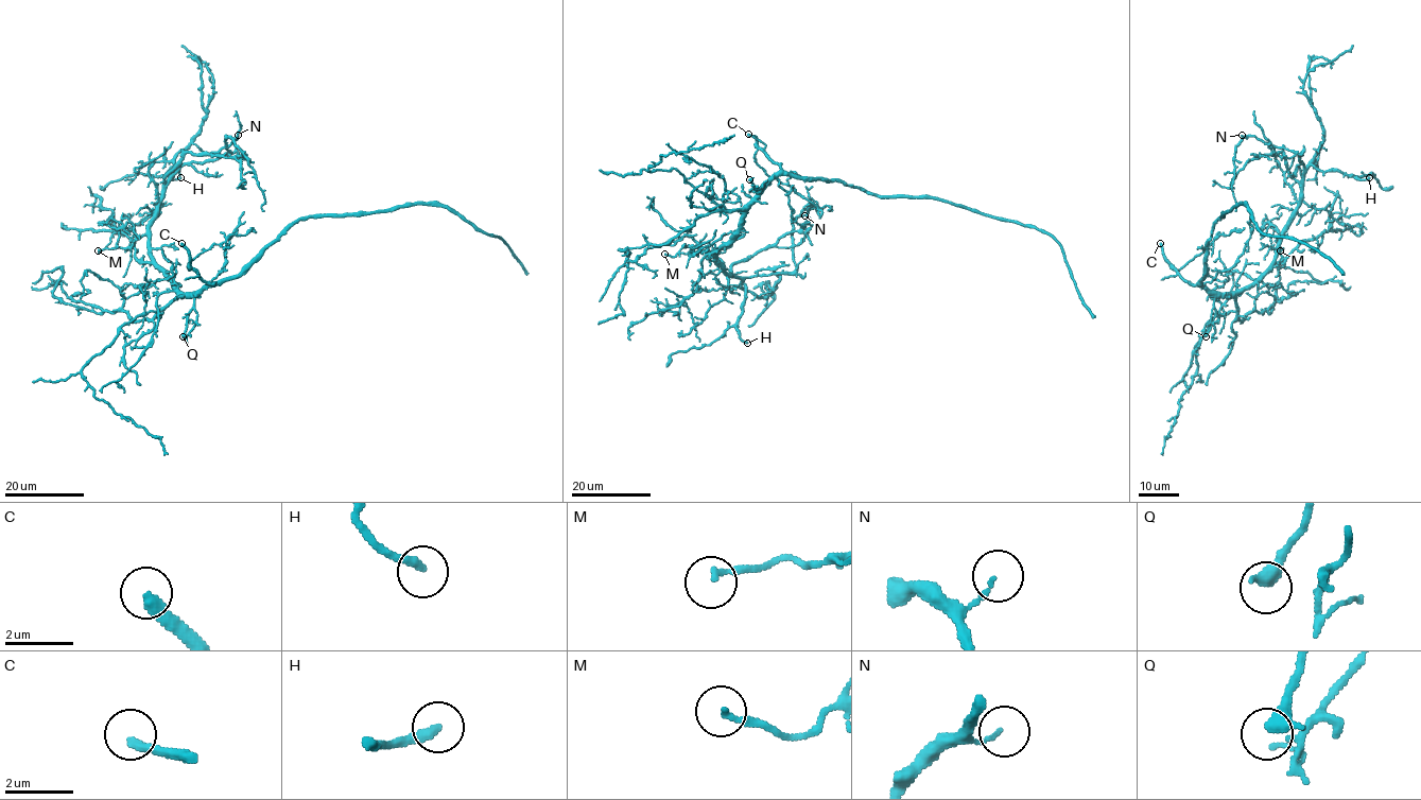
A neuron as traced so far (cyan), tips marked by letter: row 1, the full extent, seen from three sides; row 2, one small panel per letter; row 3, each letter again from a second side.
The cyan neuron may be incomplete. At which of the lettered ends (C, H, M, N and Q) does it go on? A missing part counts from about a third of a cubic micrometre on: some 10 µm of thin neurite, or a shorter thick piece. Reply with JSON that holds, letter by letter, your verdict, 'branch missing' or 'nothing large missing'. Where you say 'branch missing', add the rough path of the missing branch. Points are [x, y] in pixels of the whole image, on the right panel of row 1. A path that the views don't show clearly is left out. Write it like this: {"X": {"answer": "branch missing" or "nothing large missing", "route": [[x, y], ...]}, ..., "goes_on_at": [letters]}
{"C": {"answer": "branch missing"}, "H": {"answer": "nothing large missing"}, "M": {"answer": "nothing large missing"}, "N": {"answer": "nothing large missing"}, "Q": {"answer": "branch missing"}, "goes_on_at": ["C", "Q"]}

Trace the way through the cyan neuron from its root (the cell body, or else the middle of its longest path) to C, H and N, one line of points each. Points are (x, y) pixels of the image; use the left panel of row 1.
C: (220, 280), (214, 284), (207, 283), (191, 265), (189, 251), (182, 243)
H: (220, 280), (201, 292), (182, 293), (152, 255), (150, 224), (162, 186), (177, 166), (169, 176), (180, 177)
N: (220, 280), (182, 293), (152, 255), (150, 224), (163, 178), (179, 159), (218, 153), (226, 136), (238, 135)

